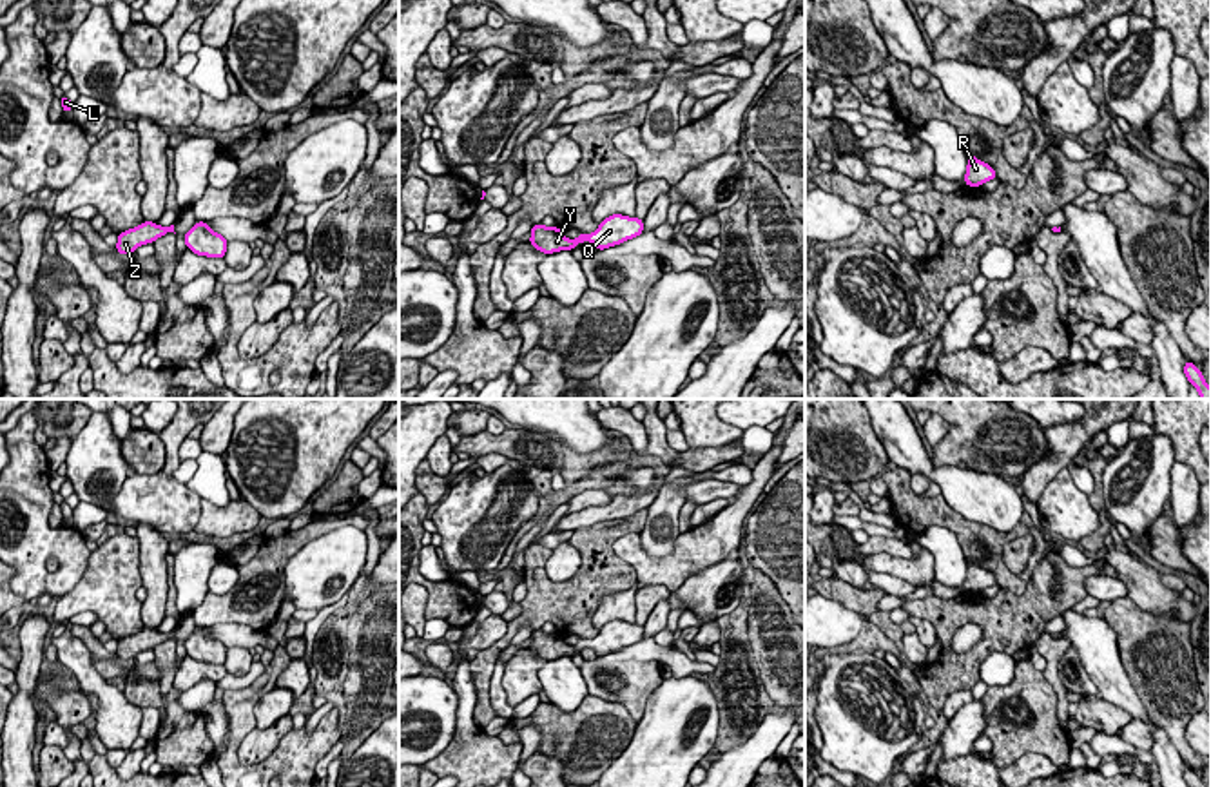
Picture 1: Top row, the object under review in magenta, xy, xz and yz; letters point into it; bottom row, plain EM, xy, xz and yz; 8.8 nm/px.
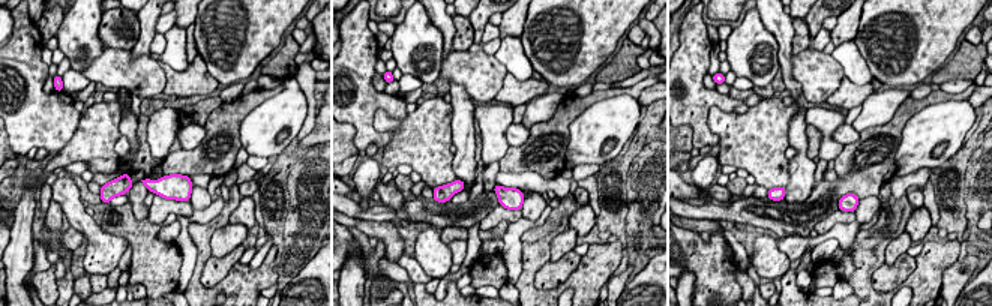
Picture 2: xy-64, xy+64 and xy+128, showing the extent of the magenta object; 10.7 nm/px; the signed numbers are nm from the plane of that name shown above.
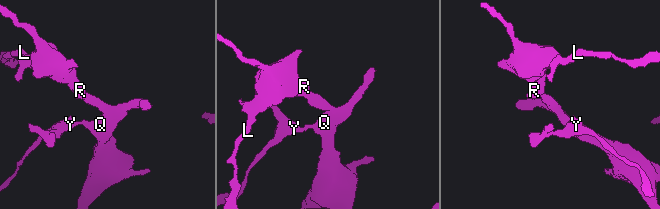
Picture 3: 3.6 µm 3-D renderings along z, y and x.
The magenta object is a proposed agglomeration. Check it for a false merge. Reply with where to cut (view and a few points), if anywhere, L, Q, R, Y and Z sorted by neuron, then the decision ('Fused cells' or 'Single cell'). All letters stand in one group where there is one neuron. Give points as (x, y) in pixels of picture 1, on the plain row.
No split. Groups: L Q R Y Z. Single cell

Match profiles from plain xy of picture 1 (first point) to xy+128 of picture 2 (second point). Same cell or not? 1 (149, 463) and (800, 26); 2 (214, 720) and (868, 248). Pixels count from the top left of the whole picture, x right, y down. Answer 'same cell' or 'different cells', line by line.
1: same cell
2: different cells

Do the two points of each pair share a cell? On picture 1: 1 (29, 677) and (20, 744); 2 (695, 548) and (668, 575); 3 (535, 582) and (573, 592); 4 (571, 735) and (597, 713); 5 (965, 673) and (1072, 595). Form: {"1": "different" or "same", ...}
{"1": "same", "2": "same", "3": "same", "4": "same", "5": "same"}

